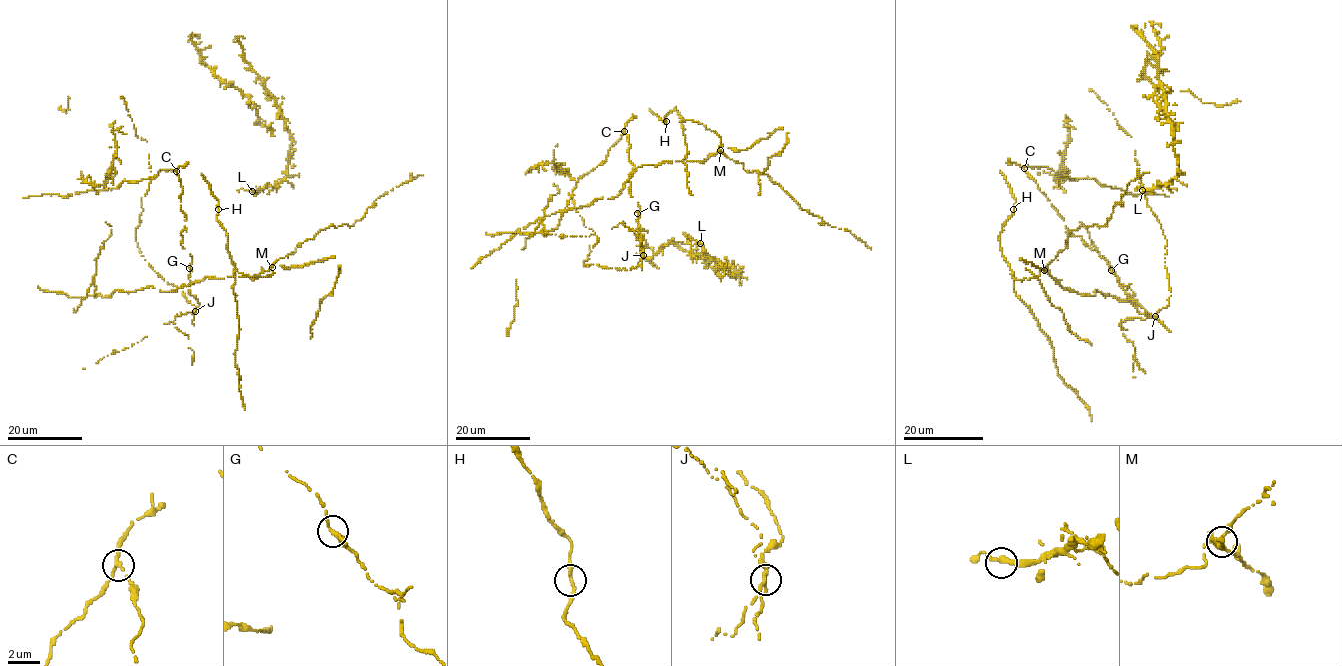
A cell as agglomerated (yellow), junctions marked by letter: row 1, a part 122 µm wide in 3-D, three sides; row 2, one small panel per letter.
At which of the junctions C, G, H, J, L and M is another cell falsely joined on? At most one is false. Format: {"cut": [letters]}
{"cut": ["M"]}

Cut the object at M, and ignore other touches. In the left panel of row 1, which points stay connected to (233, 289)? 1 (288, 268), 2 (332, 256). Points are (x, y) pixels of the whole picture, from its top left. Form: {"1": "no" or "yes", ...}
{"1": "no", "2": "no"}

